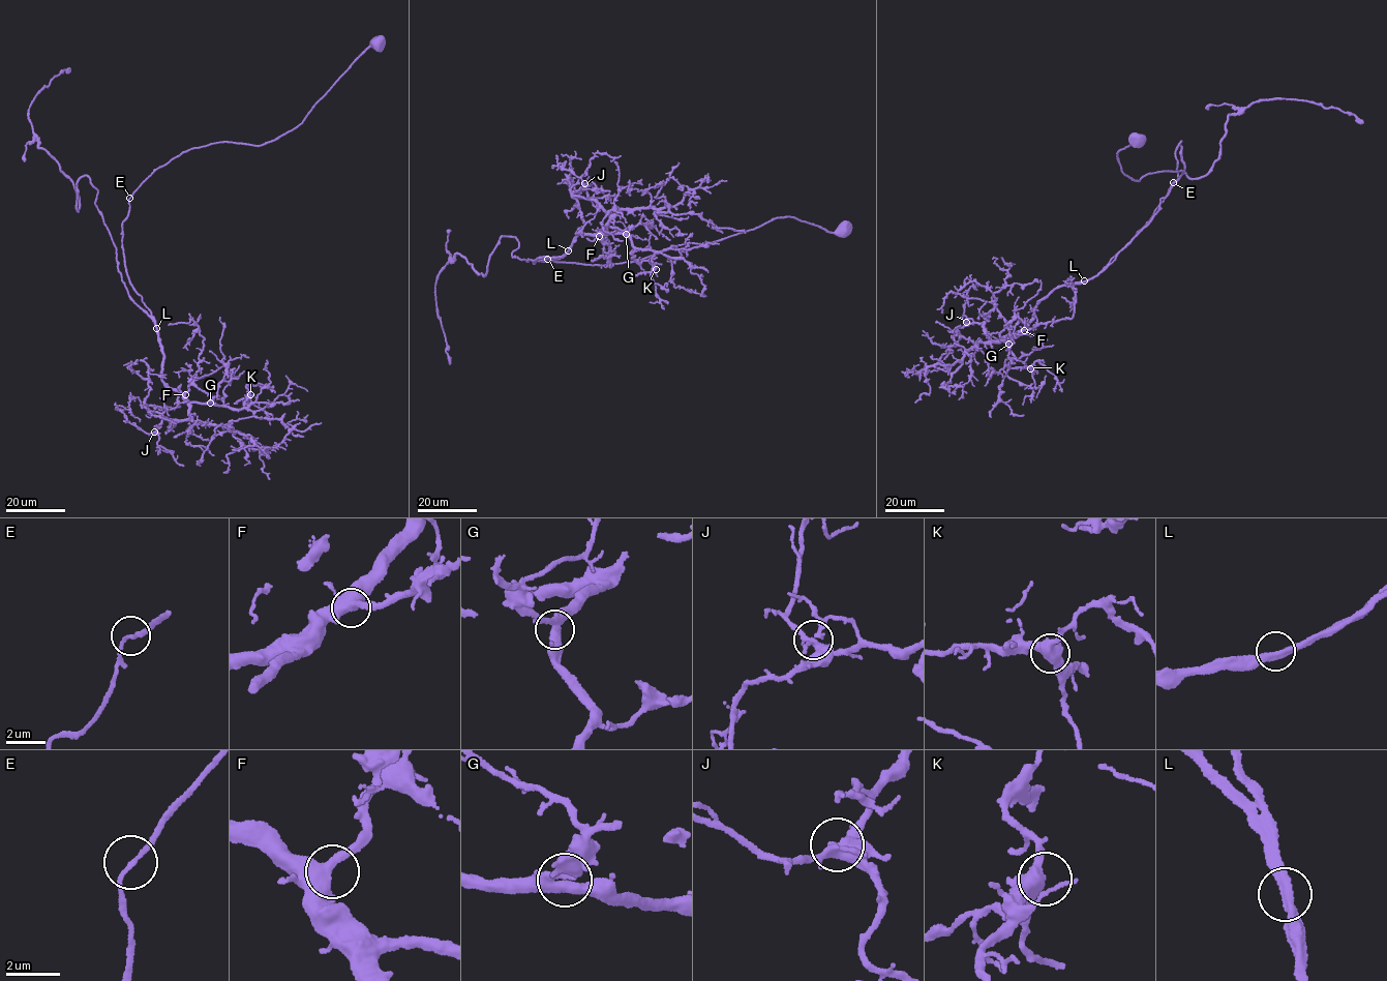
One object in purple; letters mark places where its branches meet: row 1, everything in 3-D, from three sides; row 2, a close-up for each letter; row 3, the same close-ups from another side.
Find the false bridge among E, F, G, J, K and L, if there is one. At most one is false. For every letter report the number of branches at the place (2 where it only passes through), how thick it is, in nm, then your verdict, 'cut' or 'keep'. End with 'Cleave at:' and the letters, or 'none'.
E: 2 branches meet; 170 nm thick; keep
F: 3 branches meet; 420 nm thick; keep
G: 3 branches meet; 360 nm thick; keep
J: 2 branches meet; 440 nm thick; keep
K: 2 branches meet; 500 nm thick; keep
L: 2 branches meet; 360 nm thick; keep
Cleave at: none

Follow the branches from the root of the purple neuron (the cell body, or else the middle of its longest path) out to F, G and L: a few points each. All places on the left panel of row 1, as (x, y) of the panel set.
F: (379, 41), (292, 129), (261, 145), (191, 148), (129, 199), (124, 266), (156, 328), (162, 381), (185, 394)
G: (379, 41), (292, 129), (191, 148), (129, 199), (124, 266), (156, 328), (162, 380), (210, 403)
L: (379, 41), (292, 129), (261, 145), (191, 148), (157, 168), (129, 199), (124, 266), (156, 328)

